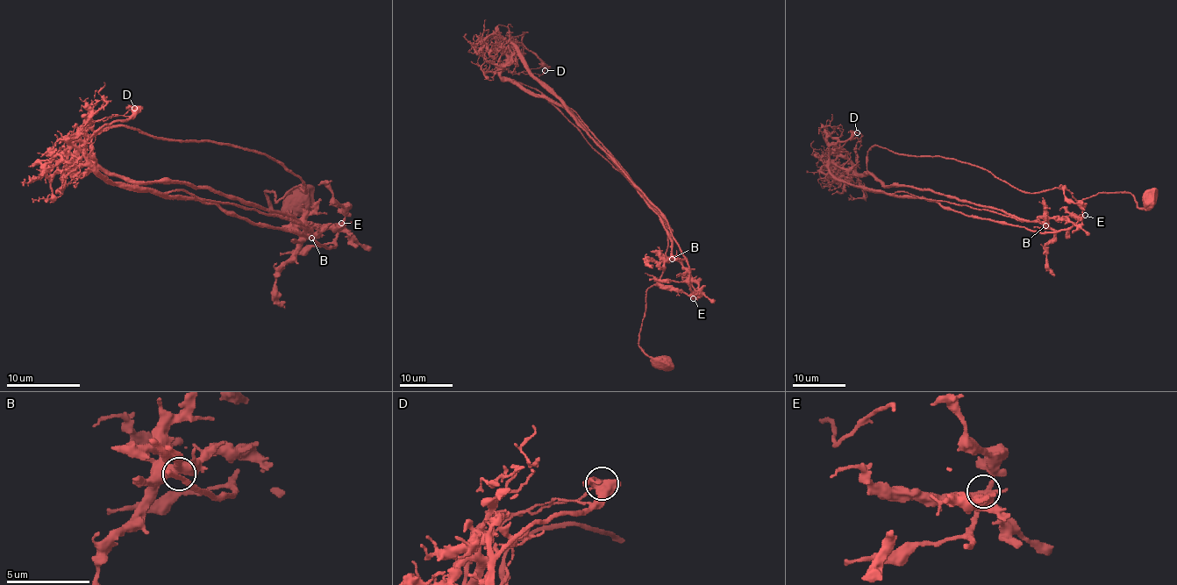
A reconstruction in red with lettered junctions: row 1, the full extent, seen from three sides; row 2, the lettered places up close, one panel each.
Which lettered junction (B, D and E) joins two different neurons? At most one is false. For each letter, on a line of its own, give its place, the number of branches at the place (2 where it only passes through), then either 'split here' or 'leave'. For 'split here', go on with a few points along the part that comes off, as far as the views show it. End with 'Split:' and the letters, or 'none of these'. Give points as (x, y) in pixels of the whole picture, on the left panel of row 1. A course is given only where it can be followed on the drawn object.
B: at (311, 238); 3 branches meet; leave
D: at (134, 108); 4 branches meet; split here; foreign part runs (133, 107), (88, 142), (86, 160), (106, 181), (198, 197), (335, 246), (335, 224), (273, 217)
E: at (341, 223); 5 branches meet; leave
Split: D

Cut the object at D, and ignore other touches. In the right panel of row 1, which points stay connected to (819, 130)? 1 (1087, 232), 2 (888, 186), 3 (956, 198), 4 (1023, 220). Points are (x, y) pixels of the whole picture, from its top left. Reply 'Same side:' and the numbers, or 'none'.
Same side: none

